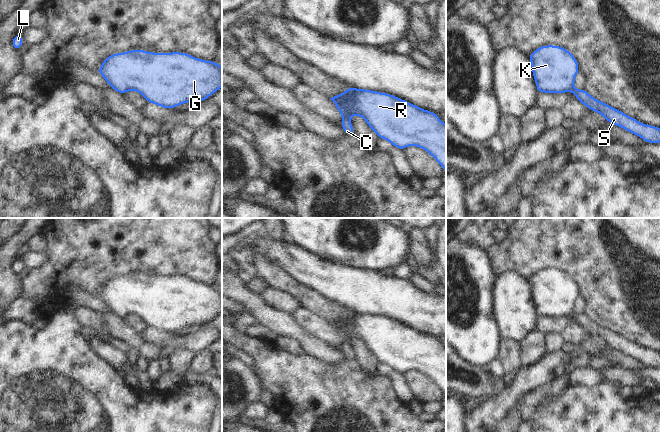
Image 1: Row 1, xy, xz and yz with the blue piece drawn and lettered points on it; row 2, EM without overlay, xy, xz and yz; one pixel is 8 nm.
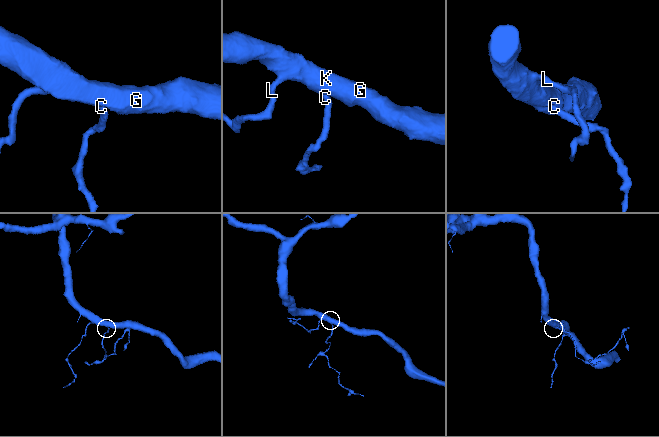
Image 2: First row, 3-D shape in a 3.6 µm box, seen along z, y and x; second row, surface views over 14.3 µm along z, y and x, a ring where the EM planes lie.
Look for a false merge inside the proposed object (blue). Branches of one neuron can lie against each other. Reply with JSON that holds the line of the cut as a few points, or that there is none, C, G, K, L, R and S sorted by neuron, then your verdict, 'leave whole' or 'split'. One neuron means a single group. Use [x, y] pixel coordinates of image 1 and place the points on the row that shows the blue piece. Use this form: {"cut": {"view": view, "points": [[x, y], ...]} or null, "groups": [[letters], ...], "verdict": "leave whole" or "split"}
{"cut": null, "groups": [["C", "G", "K", "L", "R", "S"]], "verdict": "leave whole"}

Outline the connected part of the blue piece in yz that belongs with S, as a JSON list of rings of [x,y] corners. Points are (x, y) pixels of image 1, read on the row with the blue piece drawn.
[[[543,45],[529,54],[532,74],[538,93],[569,93],[573,92],[575,98],[586,108],[599,113],[611,125],[616,125],[634,135],[639,136],[644,142],[659,144],[660,127],[646,125],[633,117],[628,116],[622,111],[599,101],[586,92],[585,89],[575,89],[575,77],[579,73],[579,63],[571,52],[558,45]]]

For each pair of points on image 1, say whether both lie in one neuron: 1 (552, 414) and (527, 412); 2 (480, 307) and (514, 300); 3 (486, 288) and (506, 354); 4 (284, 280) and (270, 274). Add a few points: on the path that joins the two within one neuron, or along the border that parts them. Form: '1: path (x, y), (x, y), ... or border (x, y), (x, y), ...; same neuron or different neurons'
1: border (546, 397), (530, 417); different neurons
2: border (495, 281), (494, 316), (498, 327); different neurons
3: border (501, 338), (501, 347), (496, 357); different neurons
4: path (281, 280), (273, 276); same neuron

